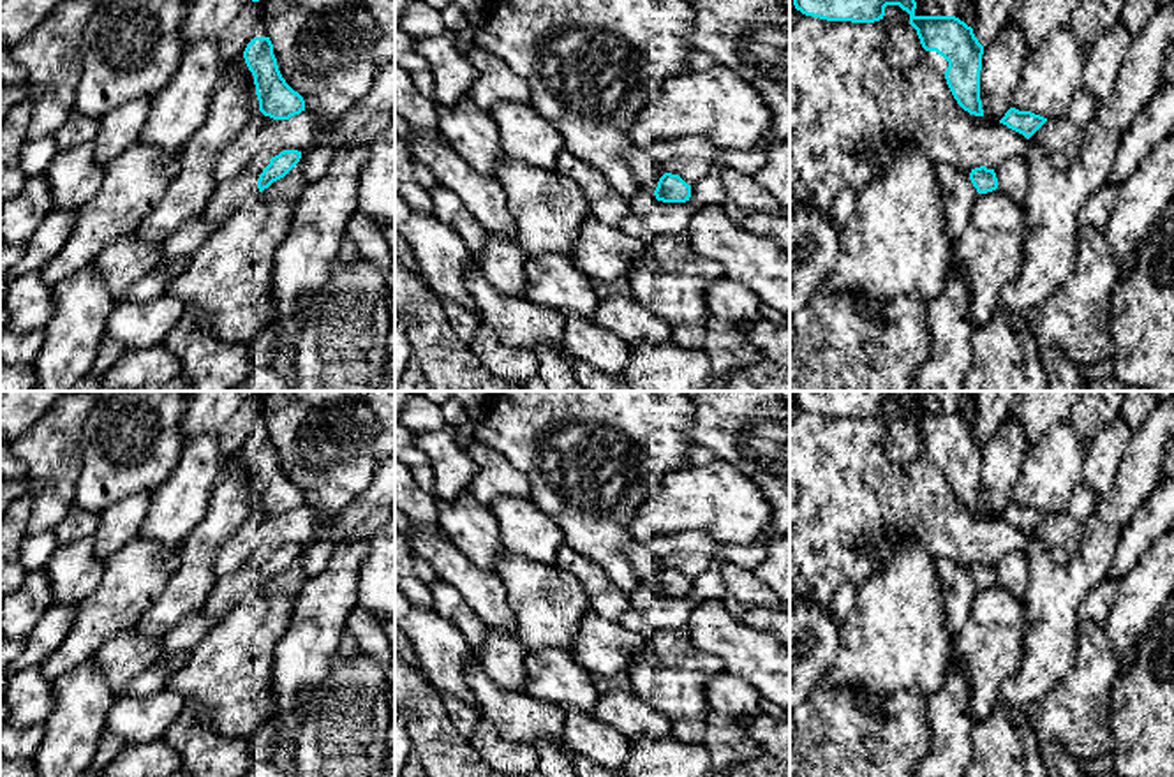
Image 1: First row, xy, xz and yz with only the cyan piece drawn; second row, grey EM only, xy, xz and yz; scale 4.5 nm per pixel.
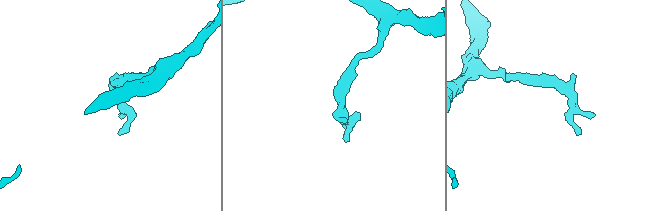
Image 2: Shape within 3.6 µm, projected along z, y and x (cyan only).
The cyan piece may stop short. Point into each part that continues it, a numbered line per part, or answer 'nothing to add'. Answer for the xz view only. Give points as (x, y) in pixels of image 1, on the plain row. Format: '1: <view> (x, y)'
nothing to add

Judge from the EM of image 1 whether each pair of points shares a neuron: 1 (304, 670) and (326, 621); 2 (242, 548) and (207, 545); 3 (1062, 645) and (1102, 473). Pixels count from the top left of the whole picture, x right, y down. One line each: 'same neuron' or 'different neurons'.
1: same neuron
2: different neurons
3: different neurons

